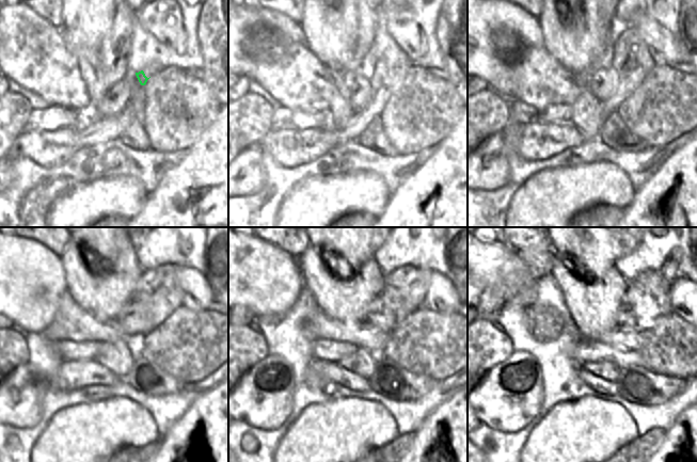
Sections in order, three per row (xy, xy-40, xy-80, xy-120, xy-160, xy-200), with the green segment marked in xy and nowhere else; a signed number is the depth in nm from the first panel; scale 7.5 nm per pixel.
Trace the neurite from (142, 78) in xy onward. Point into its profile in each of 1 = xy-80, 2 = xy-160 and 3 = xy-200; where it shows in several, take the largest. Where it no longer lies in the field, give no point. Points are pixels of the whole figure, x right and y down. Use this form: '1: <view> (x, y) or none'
1: xy-80 (632, 60)
2: xy-160 (405, 289)
3: xy-200 (647, 299)

